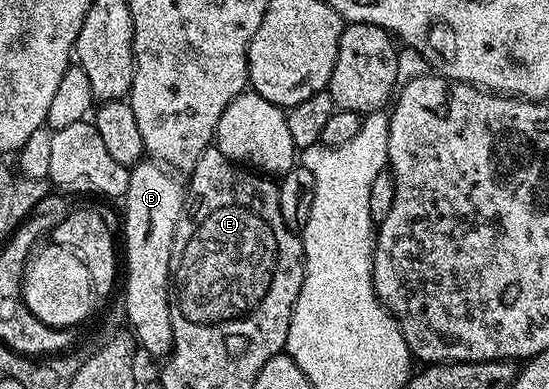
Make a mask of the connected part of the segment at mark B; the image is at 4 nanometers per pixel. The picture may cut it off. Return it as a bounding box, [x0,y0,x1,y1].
[123,161,187,361]

